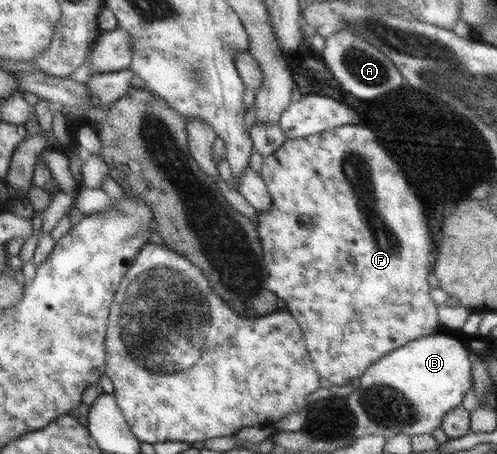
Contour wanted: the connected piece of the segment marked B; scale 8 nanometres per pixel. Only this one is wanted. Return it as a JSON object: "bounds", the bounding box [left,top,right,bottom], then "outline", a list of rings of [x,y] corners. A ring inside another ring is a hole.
{"bounds":[346,330,473,437],"outline":[[[443,330],[411,340],[371,364],[360,387],[346,397],[348,408],[357,418],[351,437],[431,434],[441,426],[444,415],[461,404],[473,384],[469,350],[463,338]]]}

